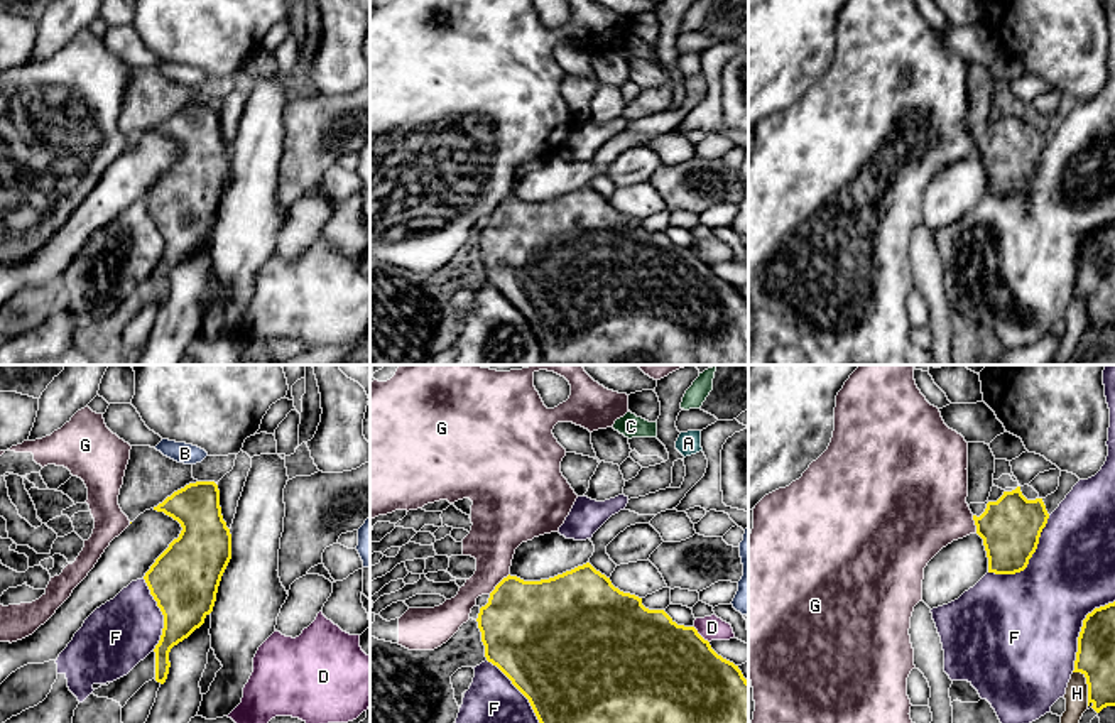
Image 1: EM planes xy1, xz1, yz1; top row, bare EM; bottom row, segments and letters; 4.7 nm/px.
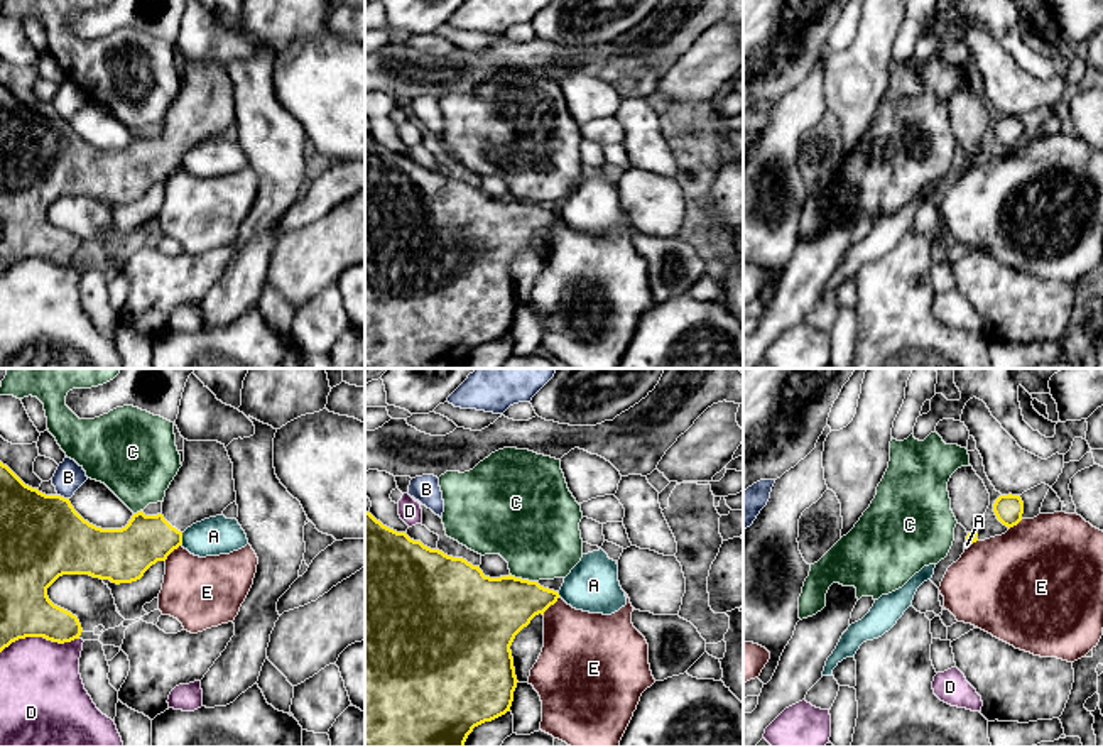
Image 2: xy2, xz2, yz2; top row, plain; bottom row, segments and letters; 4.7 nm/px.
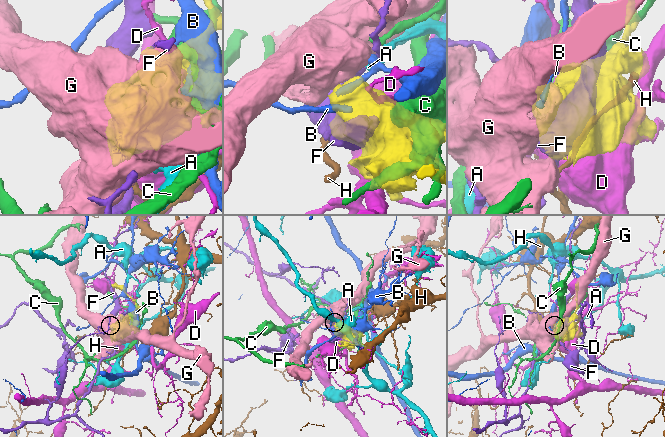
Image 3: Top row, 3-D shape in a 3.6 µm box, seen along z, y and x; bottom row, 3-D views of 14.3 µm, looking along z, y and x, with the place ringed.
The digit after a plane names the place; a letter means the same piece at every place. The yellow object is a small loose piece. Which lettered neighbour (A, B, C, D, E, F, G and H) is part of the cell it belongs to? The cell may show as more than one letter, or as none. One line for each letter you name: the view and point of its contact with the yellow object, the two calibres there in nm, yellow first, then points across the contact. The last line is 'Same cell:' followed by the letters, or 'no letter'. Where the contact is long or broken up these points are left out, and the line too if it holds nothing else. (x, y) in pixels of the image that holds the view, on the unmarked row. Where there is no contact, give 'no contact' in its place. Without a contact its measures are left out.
Same cell: no letter

